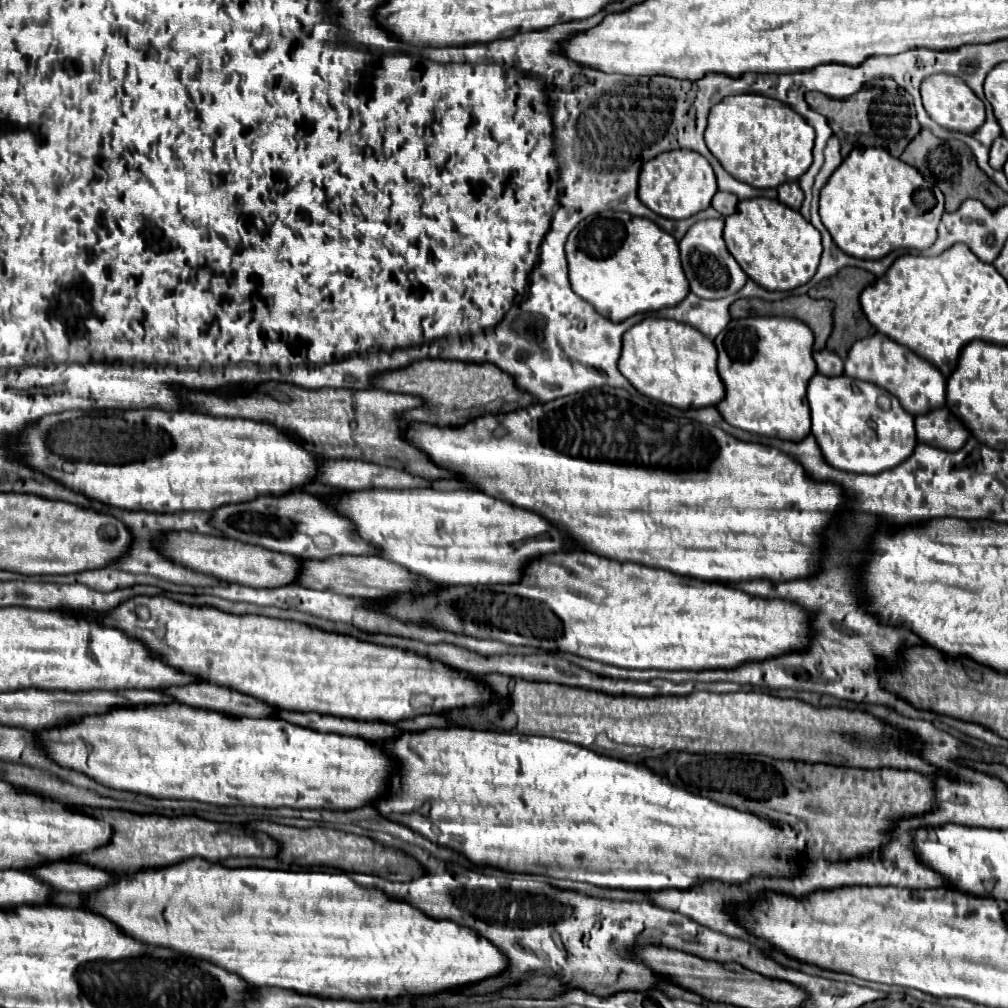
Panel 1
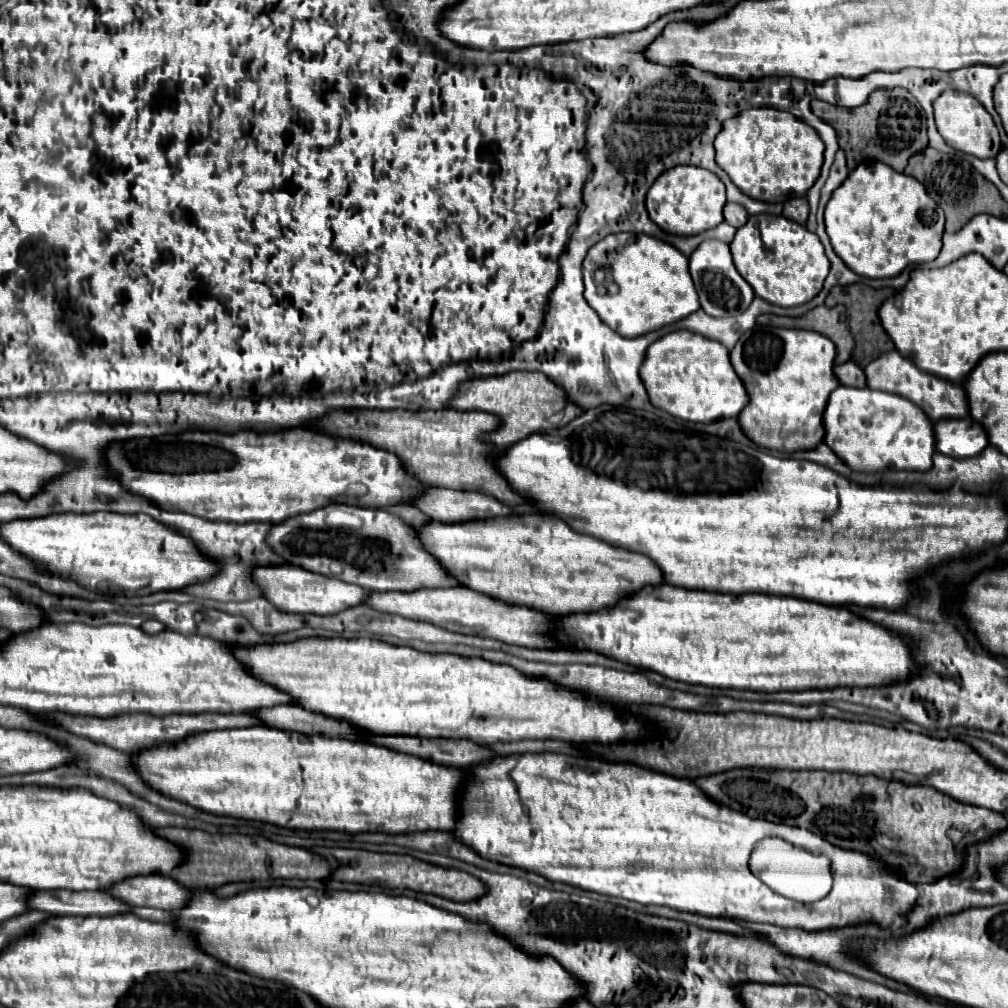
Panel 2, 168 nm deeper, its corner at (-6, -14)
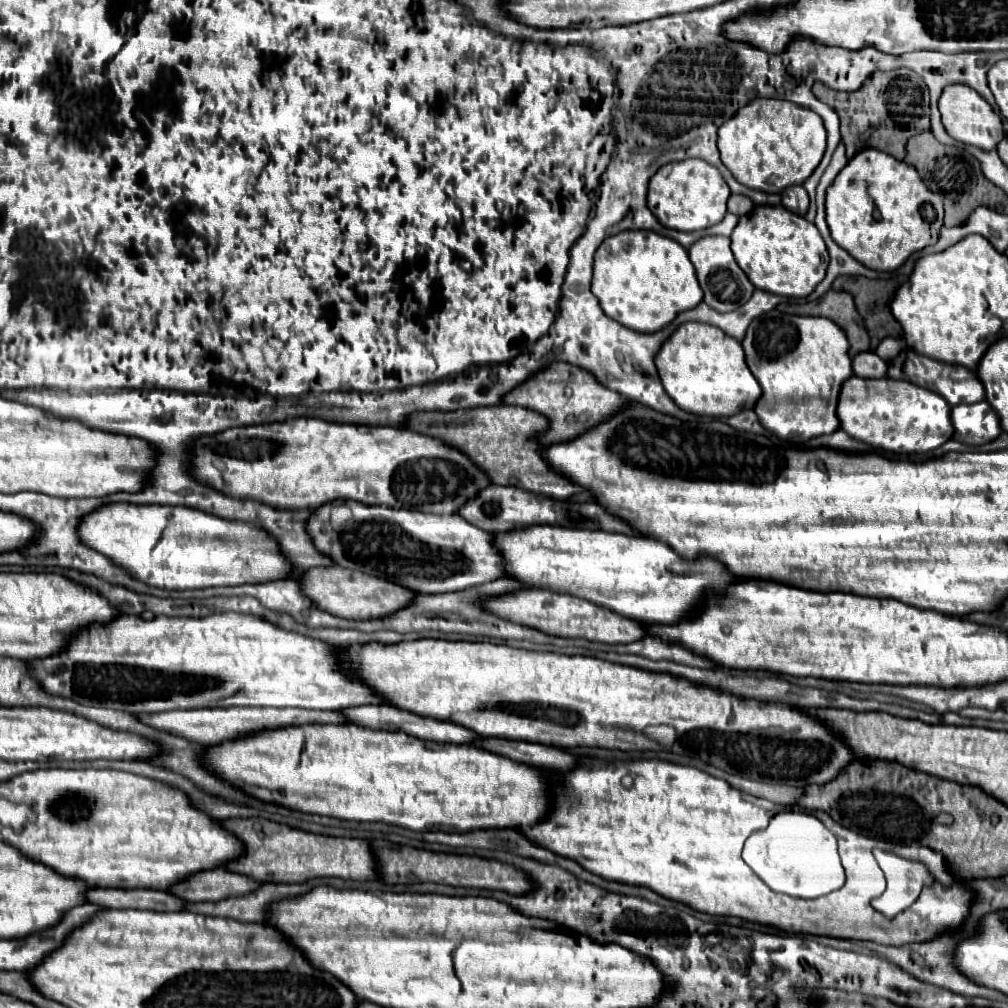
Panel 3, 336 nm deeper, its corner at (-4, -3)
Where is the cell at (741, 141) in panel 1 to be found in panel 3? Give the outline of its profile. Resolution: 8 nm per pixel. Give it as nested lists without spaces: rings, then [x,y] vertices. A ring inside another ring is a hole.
[[[756,98],[720,126],[718,150],[740,184],[762,192],[782,192],[792,184],[804,184],[816,170],[826,150],[826,128],[822,118],[808,108],[788,100]]]

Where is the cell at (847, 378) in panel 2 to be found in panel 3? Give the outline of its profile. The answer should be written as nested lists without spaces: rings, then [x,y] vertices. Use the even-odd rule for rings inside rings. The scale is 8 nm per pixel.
[[[862,352],[860,356],[854,356],[852,368],[854,374],[862,378],[884,378],[888,370],[888,362],[882,360],[876,352]]]

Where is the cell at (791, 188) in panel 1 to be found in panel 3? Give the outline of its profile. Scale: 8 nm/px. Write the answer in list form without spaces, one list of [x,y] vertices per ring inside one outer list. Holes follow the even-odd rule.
[[[792,186],[792,188],[782,190],[782,206],[788,208],[790,212],[804,216],[808,210],[808,204],[810,204],[810,198],[804,186]]]

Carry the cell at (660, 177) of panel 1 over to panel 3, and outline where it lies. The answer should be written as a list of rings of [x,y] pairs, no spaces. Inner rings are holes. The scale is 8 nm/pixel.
[[[682,160],[662,166],[650,180],[648,208],[666,228],[680,232],[694,232],[718,224],[726,214],[730,188],[716,166],[706,160]]]

